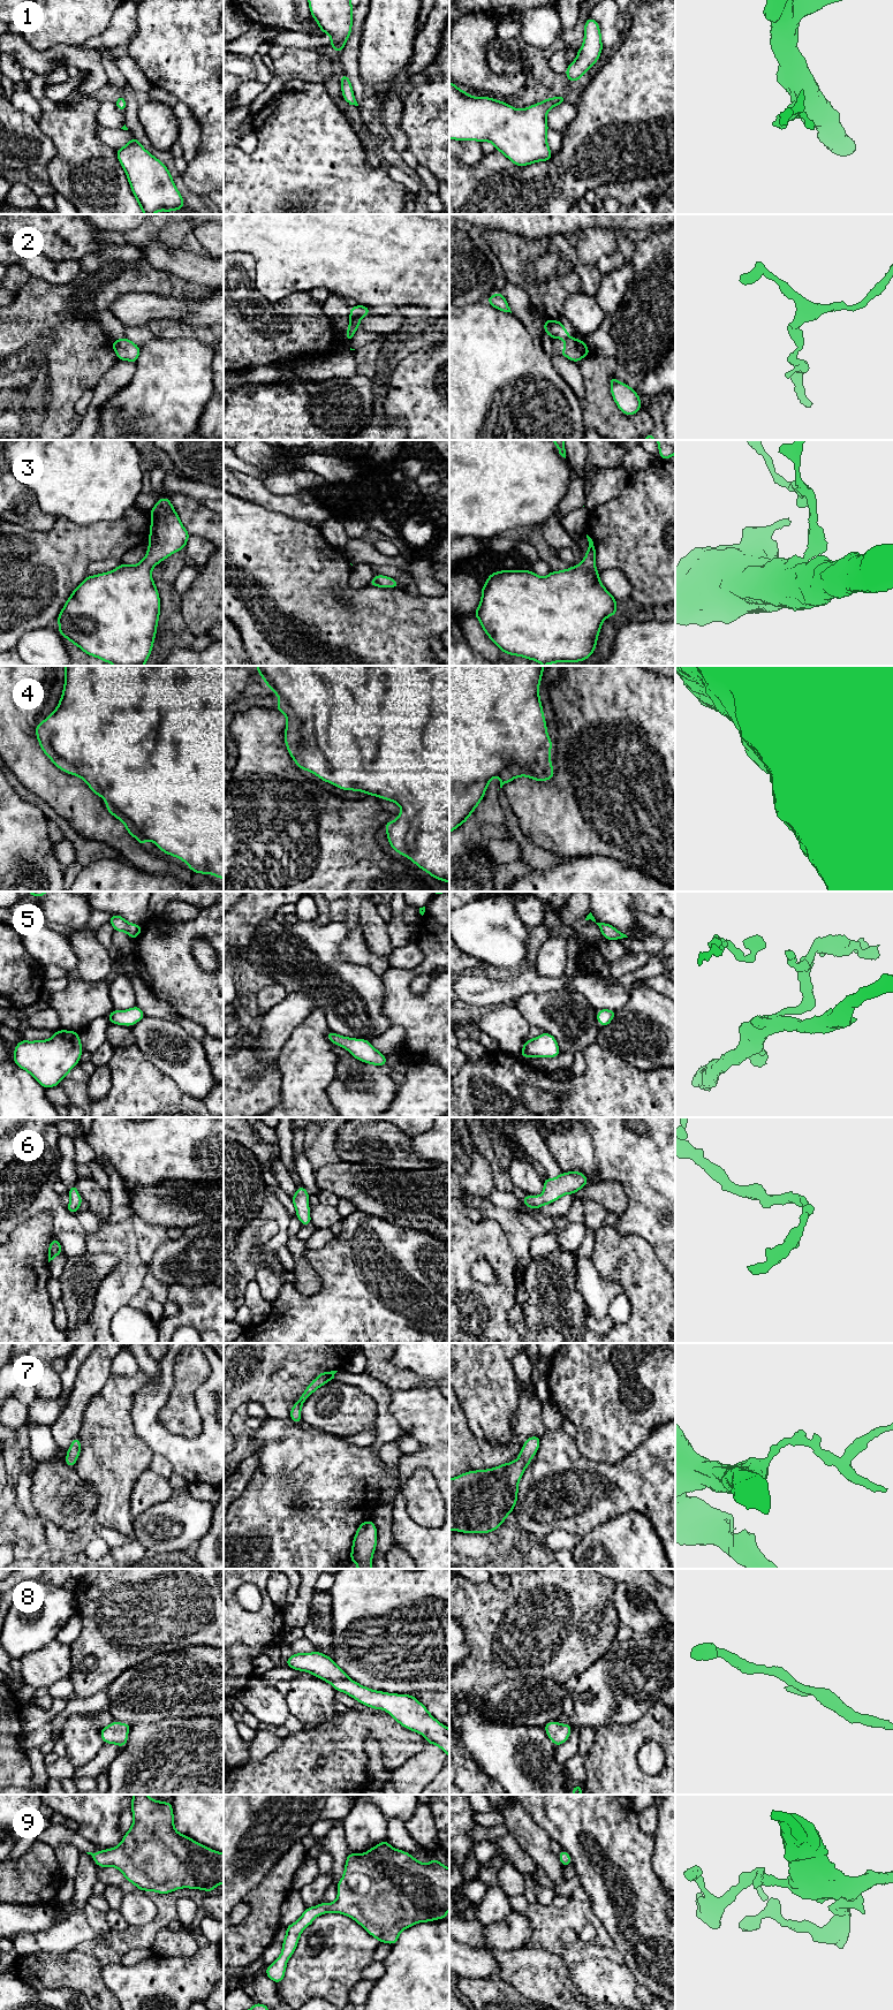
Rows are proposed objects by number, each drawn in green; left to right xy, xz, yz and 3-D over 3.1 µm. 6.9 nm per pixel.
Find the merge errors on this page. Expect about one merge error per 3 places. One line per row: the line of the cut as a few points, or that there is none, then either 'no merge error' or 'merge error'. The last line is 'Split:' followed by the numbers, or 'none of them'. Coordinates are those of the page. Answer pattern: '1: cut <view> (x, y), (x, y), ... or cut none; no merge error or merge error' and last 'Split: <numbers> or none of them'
1: cut none; no merge error
2: cut yz (570, 338), (565, 340); merge error
3: cut none; no merge error
4: cut none; no merge error
5: cut none; no merge error
6: cut none; no merge error
7: cut none; no merge error
8: cut none; no merge error
9: cut none; no merge error
Split: 2

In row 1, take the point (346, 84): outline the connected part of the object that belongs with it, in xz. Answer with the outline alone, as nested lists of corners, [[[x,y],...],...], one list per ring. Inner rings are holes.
[[[342,74],[340,76],[341,79],[341,90],[342,90],[342,98],[349,104],[349,105],[355,105],[358,106],[354,92],[353,92],[353,86],[351,82],[349,81],[348,76],[346,74]]]

